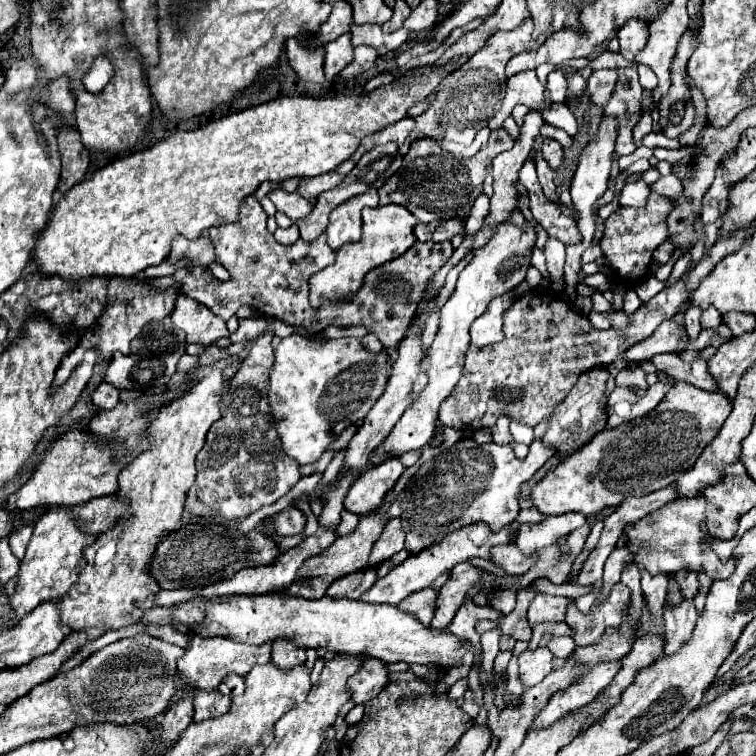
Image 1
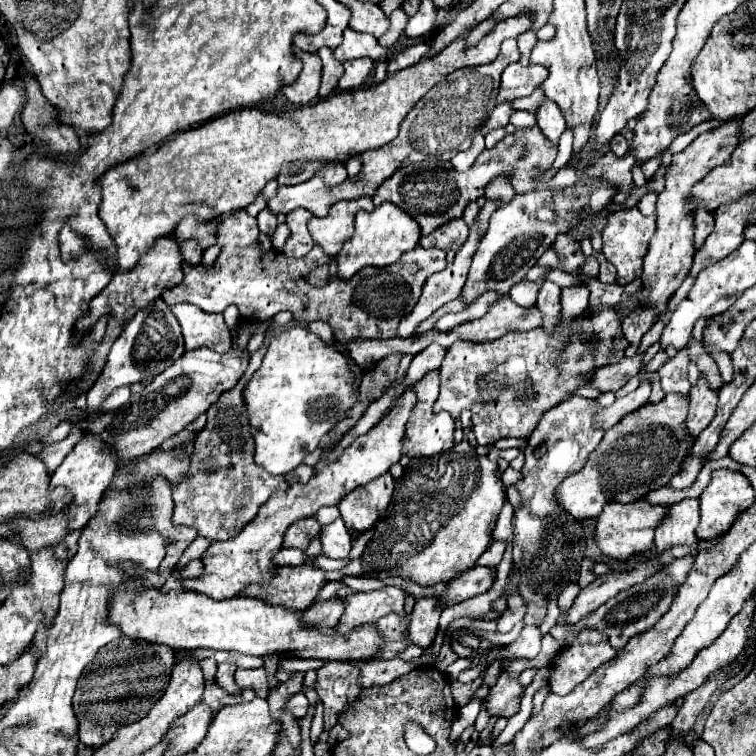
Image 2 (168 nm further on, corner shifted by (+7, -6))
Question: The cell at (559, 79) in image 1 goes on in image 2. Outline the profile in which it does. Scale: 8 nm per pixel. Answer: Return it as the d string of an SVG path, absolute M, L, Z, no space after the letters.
M546 99L546 101L538 107L536 119L538 119L538 127L540 127L540 131L544 133L544 137L546 137L548 141L552 141L554 145L558 145L558 139L560 139L560 135L564 133L566 123L564 123L564 117L562 117L560 109L556 107L556 103L552 103L552 101Z

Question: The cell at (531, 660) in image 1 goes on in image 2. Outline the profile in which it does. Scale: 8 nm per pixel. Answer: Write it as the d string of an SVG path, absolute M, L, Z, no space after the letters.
M504 673L500 675L498 683L488 691L486 709L490 715L510 717L510 715L518 713L518 709L520 709L520 697L522 697L524 687L518 683L518 679L510 679Z

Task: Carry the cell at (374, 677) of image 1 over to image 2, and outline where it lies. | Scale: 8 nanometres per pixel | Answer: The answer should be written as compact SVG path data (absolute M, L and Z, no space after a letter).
M328 661L322 669L318 669L316 693L324 705L324 731L330 731L336 725L336 717L344 707L356 703L360 693L358 685L360 667L354 663Z

